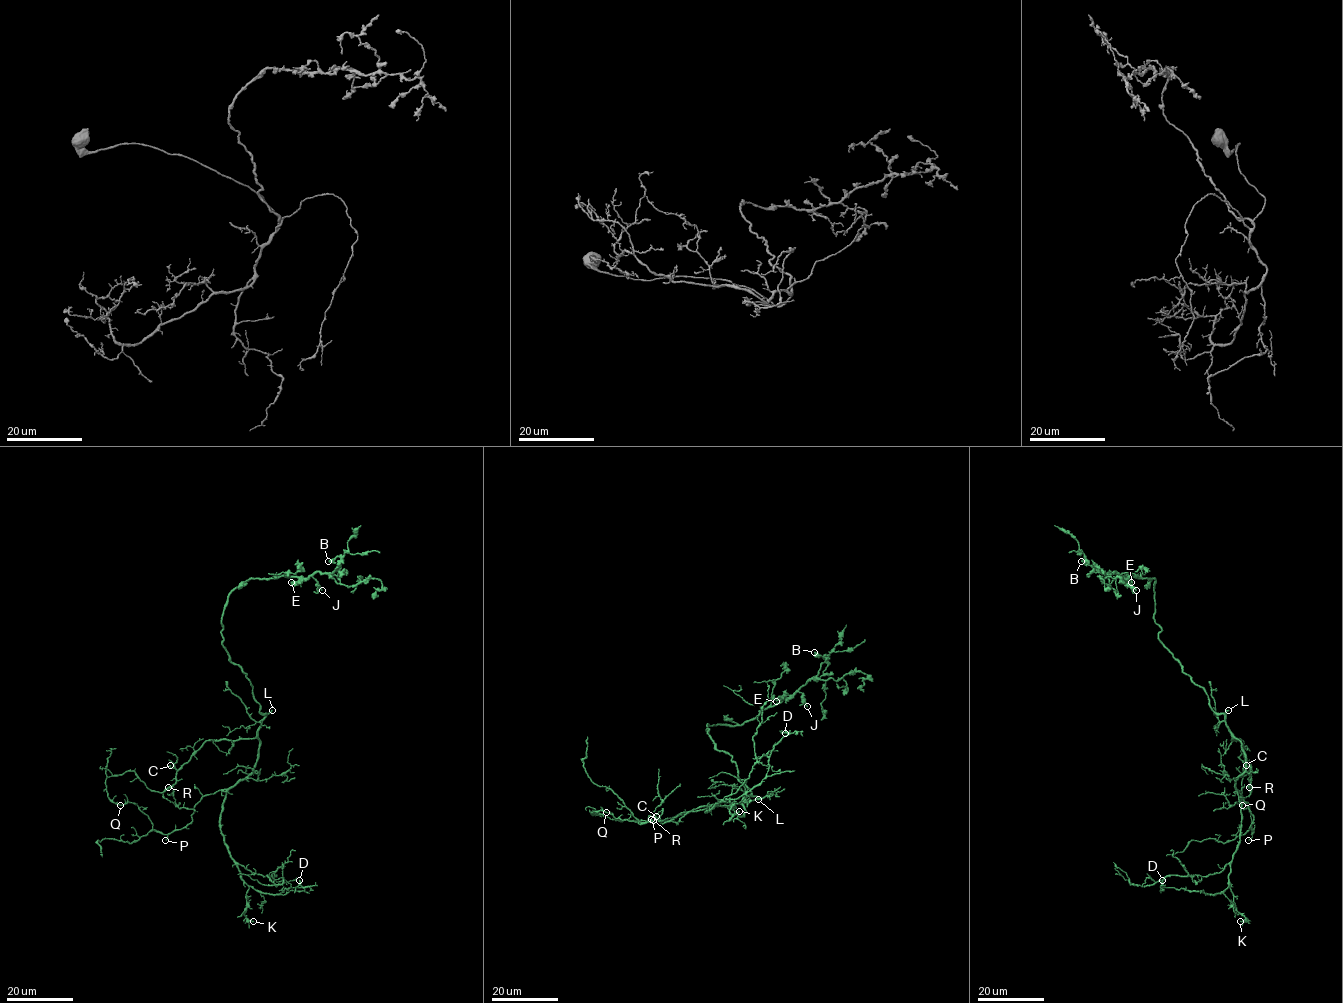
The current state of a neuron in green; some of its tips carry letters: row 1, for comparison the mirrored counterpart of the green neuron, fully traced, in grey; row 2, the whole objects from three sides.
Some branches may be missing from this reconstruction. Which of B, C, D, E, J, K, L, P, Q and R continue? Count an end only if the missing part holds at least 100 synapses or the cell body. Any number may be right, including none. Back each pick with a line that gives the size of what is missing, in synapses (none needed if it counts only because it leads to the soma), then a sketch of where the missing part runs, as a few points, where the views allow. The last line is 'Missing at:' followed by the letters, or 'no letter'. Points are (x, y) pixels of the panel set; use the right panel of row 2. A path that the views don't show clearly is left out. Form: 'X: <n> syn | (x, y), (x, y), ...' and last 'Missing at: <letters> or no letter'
L: (1228, 710), (1244, 703), (1249, 704), (1252, 710), (1248, 717), (1218, 719), (1198, 716), (1183, 709)
Missing at: L

